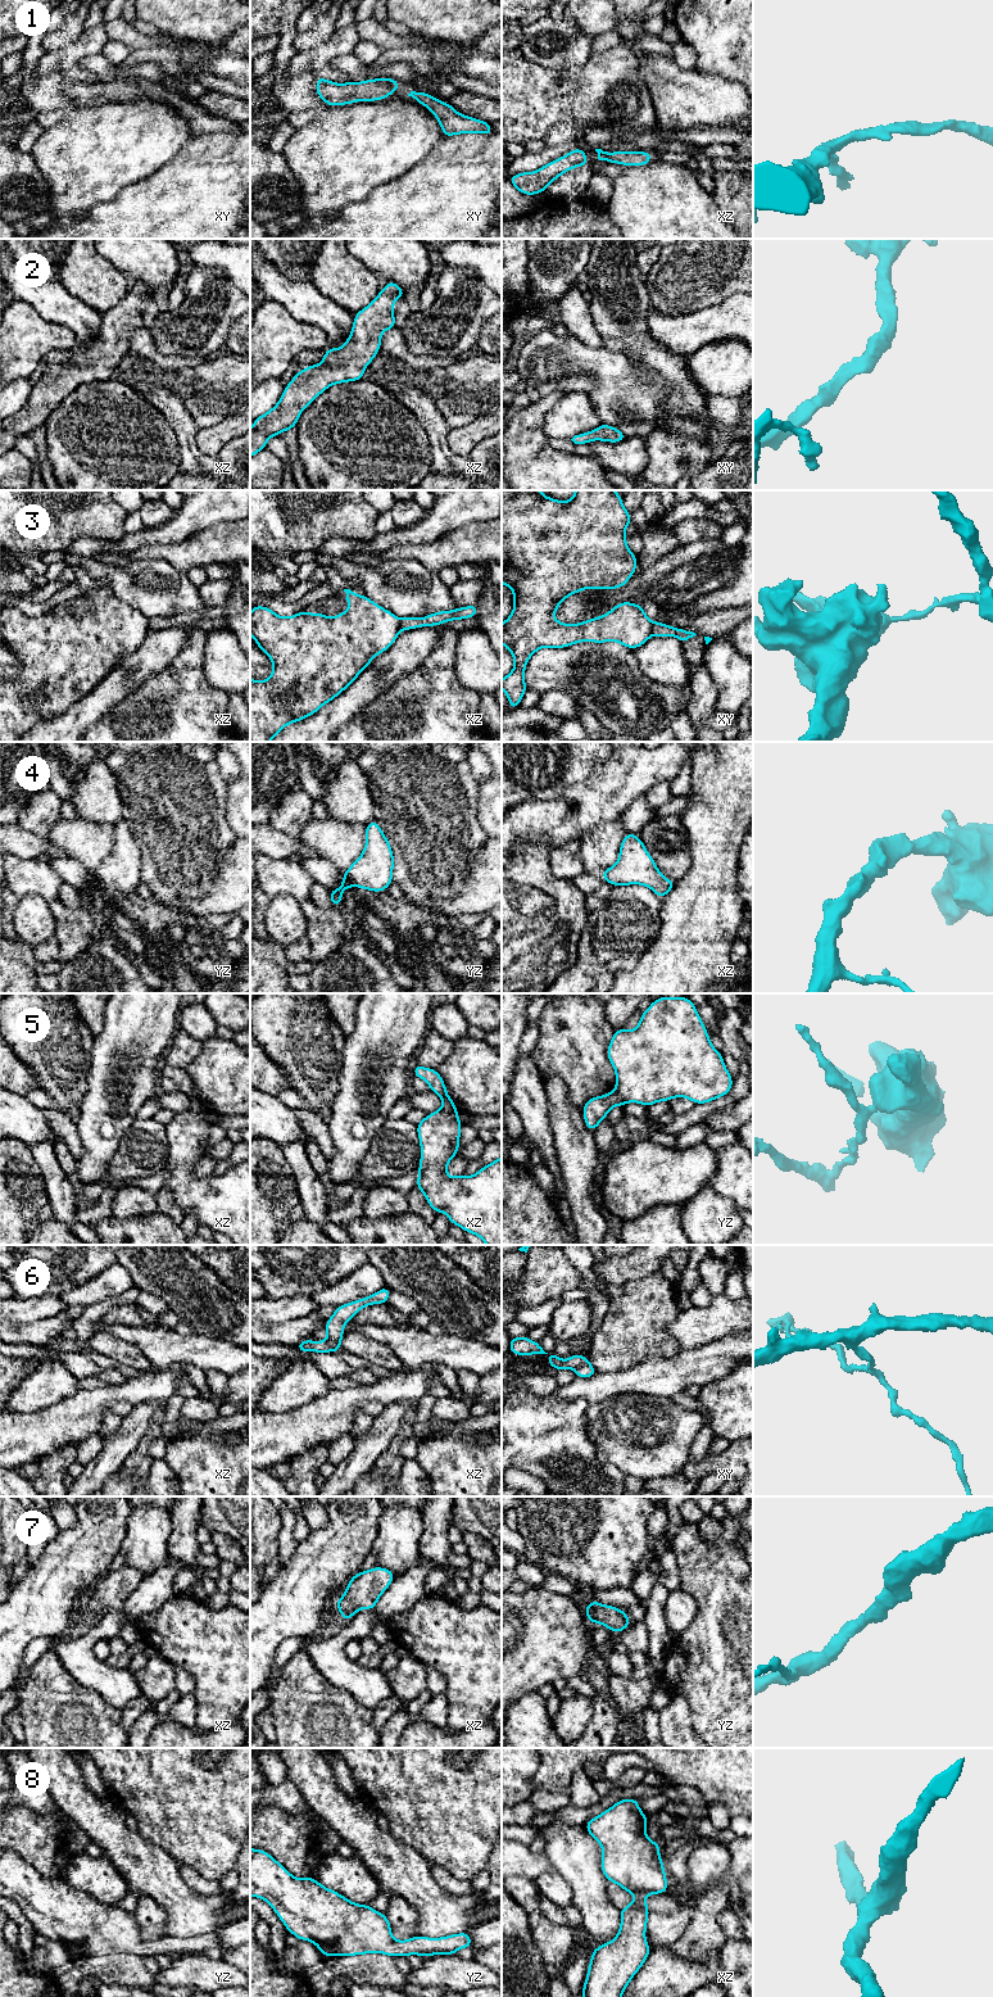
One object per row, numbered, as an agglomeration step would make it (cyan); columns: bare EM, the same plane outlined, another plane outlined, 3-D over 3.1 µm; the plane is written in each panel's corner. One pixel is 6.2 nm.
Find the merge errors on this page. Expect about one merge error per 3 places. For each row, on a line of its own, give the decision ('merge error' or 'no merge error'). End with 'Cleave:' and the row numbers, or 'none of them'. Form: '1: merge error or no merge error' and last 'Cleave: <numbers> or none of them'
1: no merge error
2: no merge error
3: merge error
4: no merge error
5: merge error
6: merge error
7: no merge error
8: no merge error
Cleave: 3, 5, 6

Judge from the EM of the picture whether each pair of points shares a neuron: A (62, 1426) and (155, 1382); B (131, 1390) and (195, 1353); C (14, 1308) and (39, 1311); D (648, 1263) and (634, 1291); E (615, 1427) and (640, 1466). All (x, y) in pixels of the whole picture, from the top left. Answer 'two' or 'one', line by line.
A: one
B: two
C: one
D: two
E: one

